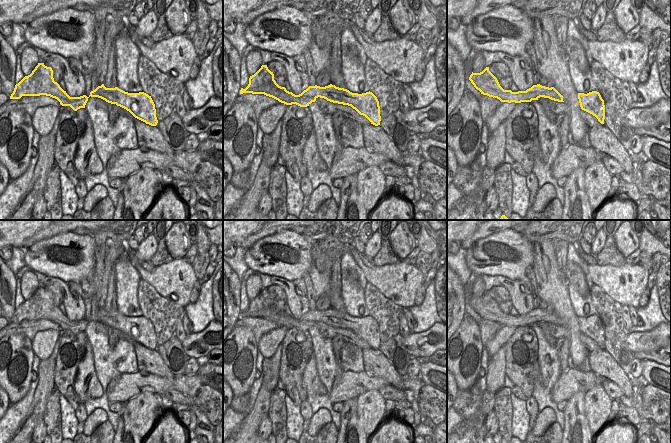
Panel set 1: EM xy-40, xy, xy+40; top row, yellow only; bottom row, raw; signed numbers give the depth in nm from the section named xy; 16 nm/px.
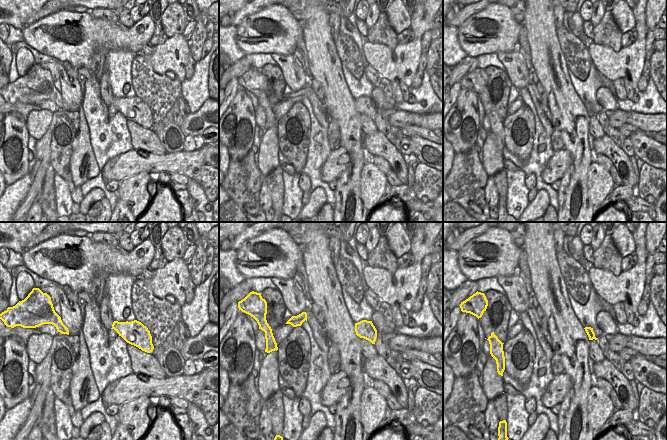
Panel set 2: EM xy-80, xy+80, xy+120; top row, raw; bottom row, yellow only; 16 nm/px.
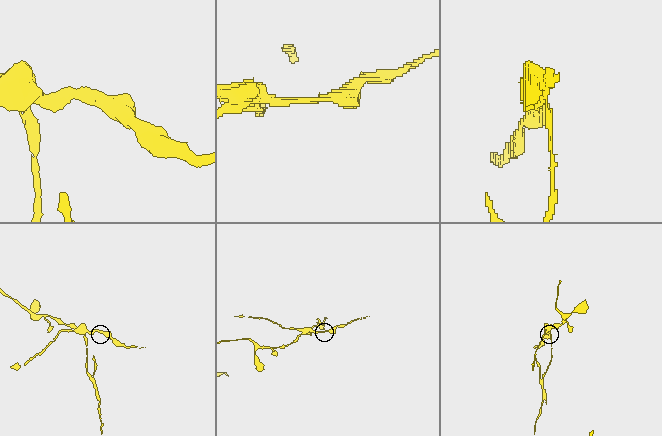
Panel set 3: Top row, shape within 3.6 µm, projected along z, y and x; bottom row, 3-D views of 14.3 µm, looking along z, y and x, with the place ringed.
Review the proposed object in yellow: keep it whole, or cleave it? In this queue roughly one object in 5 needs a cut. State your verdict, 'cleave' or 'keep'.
cleave

